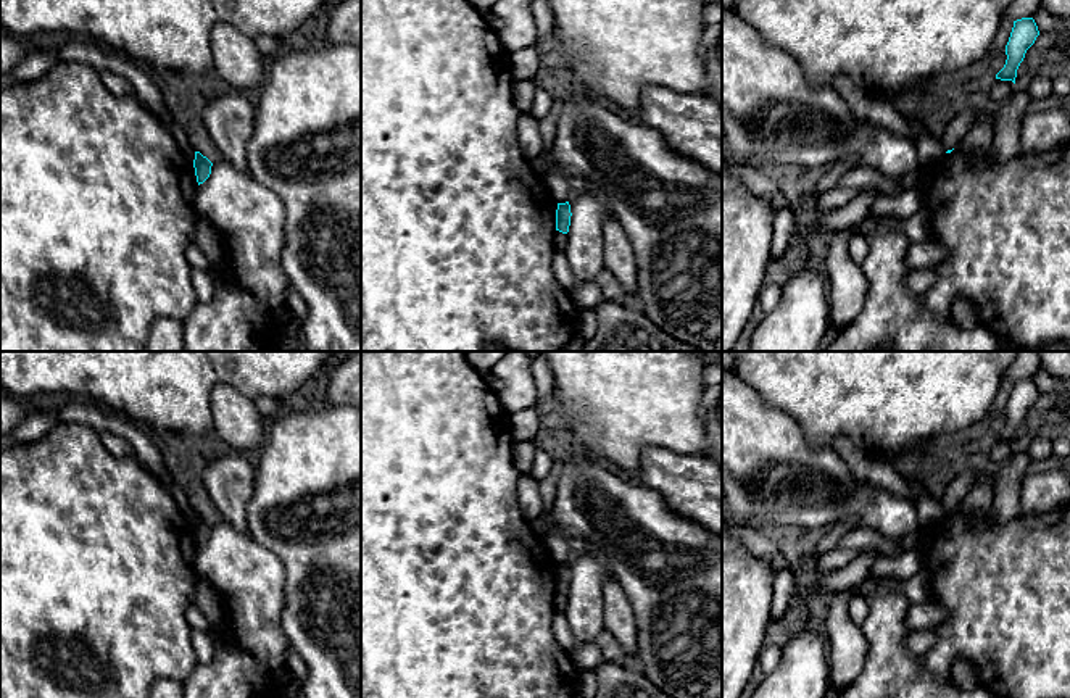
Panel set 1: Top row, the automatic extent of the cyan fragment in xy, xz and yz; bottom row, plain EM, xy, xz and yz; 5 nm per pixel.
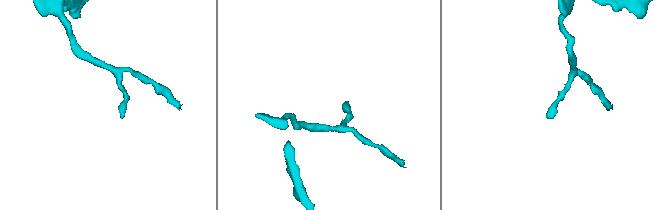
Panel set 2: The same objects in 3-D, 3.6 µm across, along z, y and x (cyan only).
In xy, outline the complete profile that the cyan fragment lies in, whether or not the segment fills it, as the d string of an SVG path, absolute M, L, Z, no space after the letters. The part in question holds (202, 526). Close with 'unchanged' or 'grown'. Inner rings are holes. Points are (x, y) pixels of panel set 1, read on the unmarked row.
M195 513L193 529L198 546L203 545L211 535L213 524L203 517L200 513Z | unchanged

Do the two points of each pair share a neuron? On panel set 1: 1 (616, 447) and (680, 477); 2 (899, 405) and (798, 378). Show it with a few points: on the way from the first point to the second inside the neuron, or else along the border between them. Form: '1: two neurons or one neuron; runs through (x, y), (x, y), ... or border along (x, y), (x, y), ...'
1: two neurons; border along (679, 452), (646, 447), (635, 482)
2: one neuron; runs through (874, 386), (824, 386)

